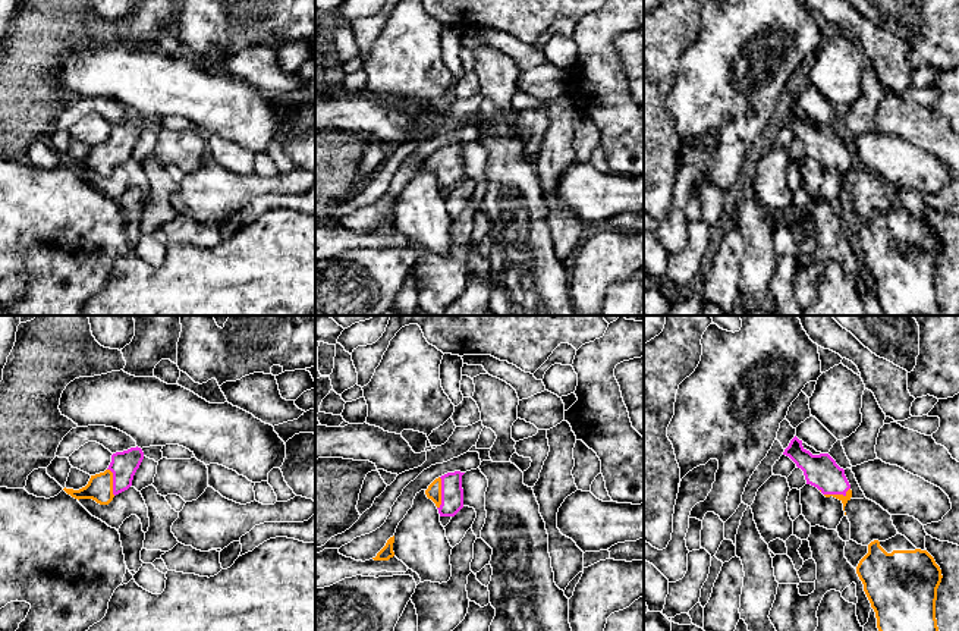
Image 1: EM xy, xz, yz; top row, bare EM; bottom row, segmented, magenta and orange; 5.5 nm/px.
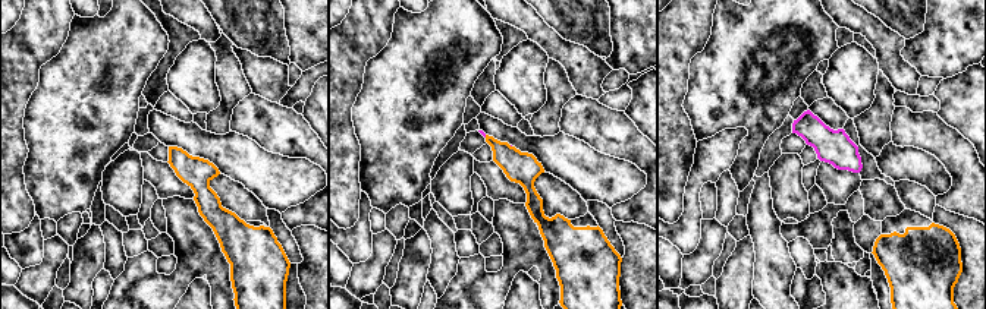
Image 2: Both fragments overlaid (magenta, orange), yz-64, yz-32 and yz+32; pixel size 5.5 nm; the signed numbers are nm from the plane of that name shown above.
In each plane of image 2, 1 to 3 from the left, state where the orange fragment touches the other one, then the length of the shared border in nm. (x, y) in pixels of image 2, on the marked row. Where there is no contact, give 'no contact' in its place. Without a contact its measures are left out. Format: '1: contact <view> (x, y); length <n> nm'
1: no contact
2: no contact
3: no contact

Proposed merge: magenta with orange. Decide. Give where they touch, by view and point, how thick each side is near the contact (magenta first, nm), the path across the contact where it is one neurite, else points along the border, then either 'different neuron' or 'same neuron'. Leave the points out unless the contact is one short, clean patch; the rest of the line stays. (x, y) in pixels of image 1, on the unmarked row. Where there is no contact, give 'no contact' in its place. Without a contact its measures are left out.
contact xz (442, 165); calibres 130 and 80 nm; same neuron

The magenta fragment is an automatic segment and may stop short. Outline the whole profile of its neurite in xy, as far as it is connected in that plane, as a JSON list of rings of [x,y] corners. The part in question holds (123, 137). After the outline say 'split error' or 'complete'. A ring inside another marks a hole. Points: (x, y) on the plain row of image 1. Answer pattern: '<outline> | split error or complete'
[[[131,119],[111,126],[111,134],[104,144],[91,147],[88,156],[79,161],[63,160],[75,170],[92,170],[109,176],[113,169],[132,157],[133,147],[144,131],[141,119]]] | split error

